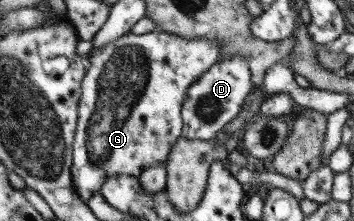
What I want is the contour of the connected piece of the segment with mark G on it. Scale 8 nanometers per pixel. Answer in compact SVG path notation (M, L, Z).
M157 31L142 35L122 34L118 39L108 42L103 48L98 48L95 52L91 53L87 72L81 83L81 98L79 101L79 110L77 111L77 126L73 139L73 162L71 167L72 181L76 191L83 199L82 203L86 204L90 196L99 191L107 177L122 174L140 177L143 170L147 167L165 163L172 146L182 136L183 119L181 118L181 107L183 106L184 94L188 87L194 83L194 80L202 75L202 72L210 69L217 62L222 48L223 45L216 40L204 38L188 39L168 32L161 33Z

